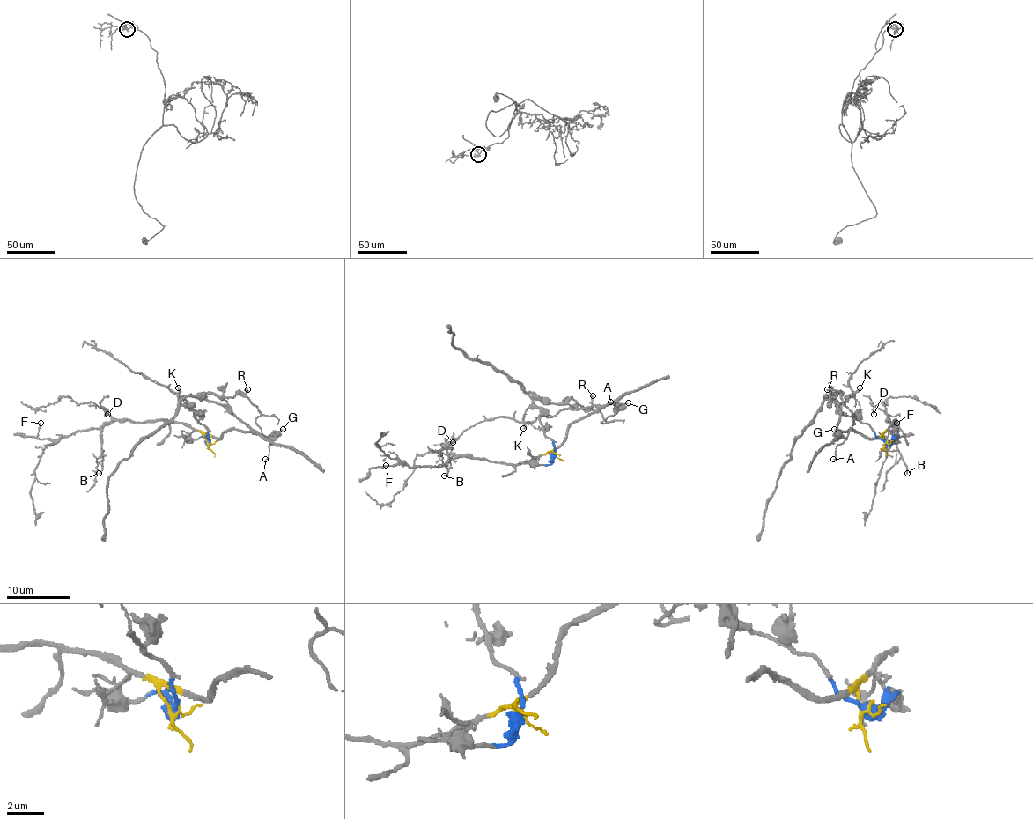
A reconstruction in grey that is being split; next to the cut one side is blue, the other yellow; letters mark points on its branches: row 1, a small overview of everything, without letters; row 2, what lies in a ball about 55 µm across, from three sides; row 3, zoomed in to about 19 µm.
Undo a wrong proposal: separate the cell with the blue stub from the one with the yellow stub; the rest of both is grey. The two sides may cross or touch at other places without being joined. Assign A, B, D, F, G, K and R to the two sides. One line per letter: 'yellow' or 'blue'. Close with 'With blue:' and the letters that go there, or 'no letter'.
A: blue
B: yellow
D: yellow
F: yellow
G: blue
K: blue
R: blue
With blue: A, G, K, R

